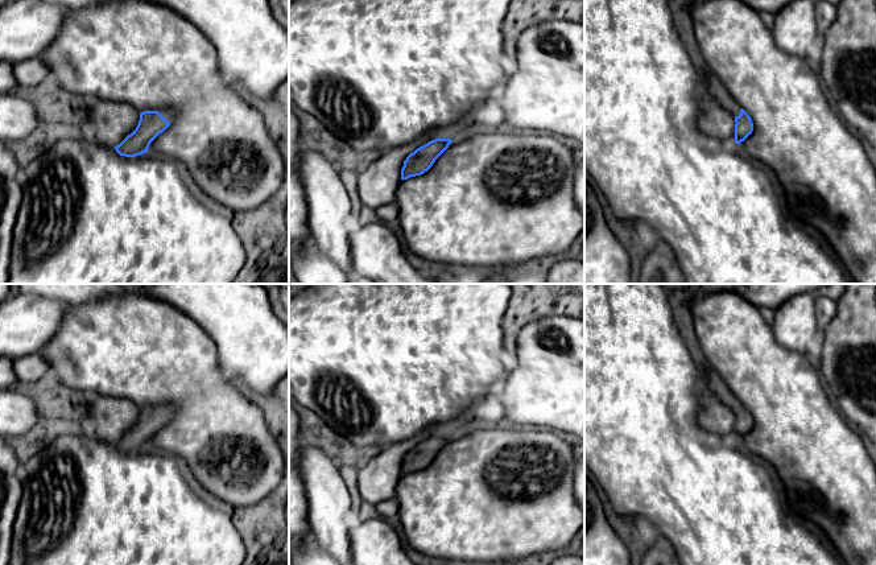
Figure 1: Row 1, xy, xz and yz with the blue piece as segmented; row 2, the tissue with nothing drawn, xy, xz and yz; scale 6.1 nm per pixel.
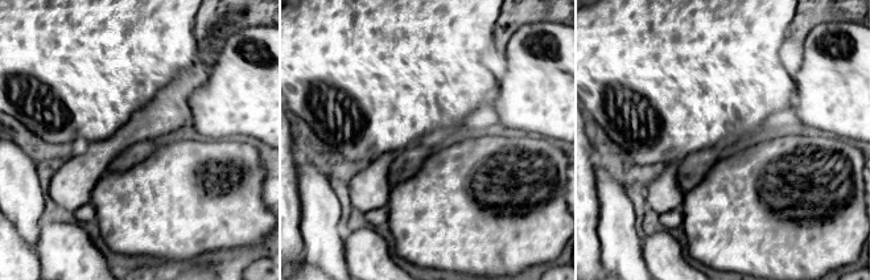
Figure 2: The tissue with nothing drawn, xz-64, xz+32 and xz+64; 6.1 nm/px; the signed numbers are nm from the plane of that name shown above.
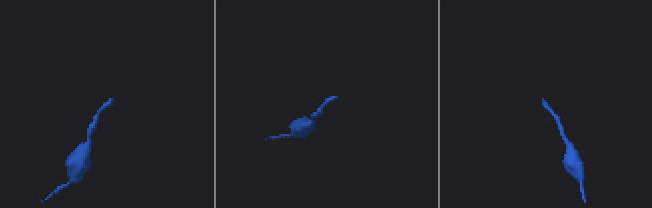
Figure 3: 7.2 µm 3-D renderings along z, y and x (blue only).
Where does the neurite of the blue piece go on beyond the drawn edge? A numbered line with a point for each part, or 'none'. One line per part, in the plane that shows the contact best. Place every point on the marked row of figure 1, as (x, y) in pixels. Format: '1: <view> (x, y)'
1: xy (168, 114)

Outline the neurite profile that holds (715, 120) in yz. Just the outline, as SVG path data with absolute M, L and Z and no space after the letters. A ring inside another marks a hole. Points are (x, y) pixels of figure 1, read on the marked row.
M706 102L701 116L698 117L698 128L702 133L716 137L726 144L735 141L735 116L718 103Z

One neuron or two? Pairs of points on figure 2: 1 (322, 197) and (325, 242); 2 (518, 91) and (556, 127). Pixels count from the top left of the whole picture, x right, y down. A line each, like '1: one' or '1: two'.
1: one
2: one

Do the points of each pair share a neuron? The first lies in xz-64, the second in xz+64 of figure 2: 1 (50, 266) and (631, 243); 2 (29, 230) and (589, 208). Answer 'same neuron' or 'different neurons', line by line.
1: different neurons
2: different neurons

